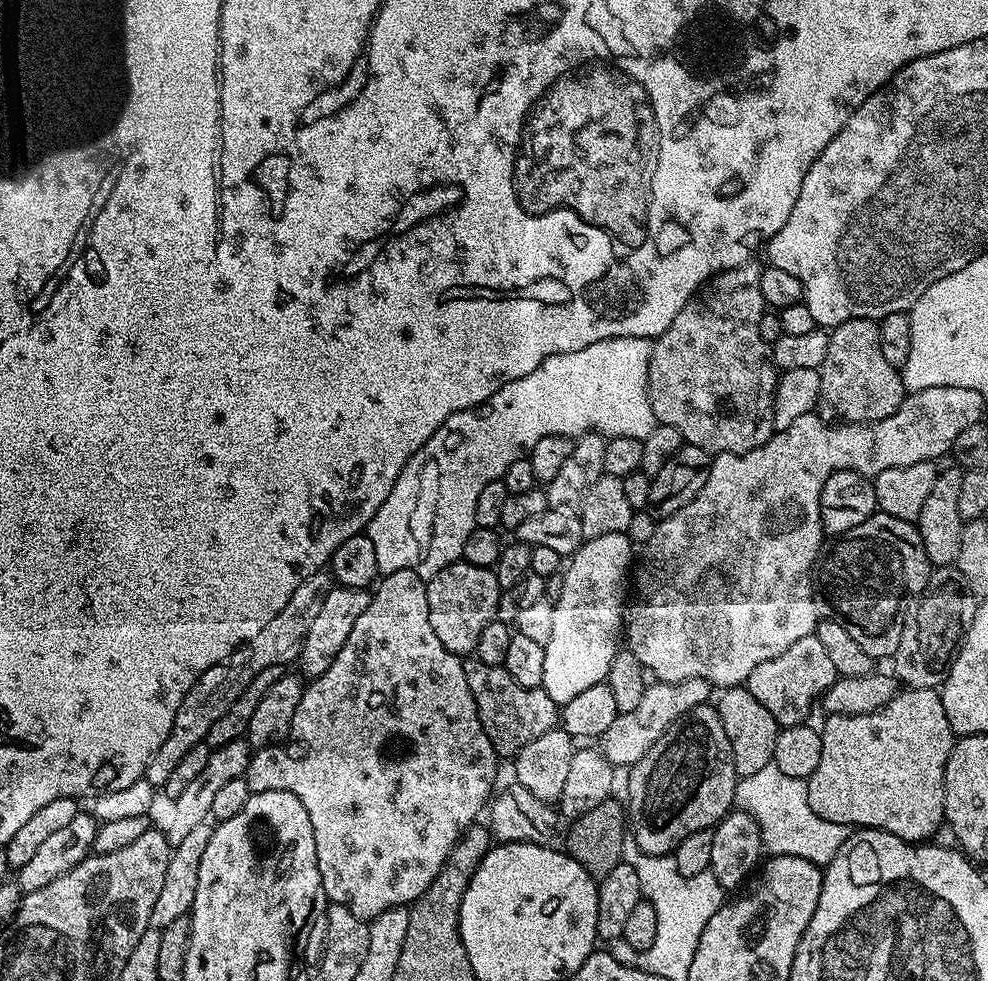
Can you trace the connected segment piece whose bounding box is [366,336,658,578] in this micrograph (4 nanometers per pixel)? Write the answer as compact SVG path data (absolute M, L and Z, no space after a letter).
M623 336L622 338L610 338L602 342L594 342L582 350L559 352L536 365L534 370L530 370L530 374L526 374L526 378L518 378L514 382L502 386L486 403L479 404L477 408L467 408L461 412L456 412L450 418L446 418L443 426L412 455L410 462L406 462L406 466L402 470L402 474L398 474L398 478L394 482L386 502L382 502L382 506L378 506L374 518L368 523L366 535L370 538L370 542L374 542L380 573L387 574L409 568L422 577L430 578L434 574L441 572L446 566L455 564L457 560L461 559L466 538L470 537L473 528L476 527L475 510L478 506L479 494L492 480L501 479L504 476L503 472L515 460L523 461L534 446L534 442L538 442L538 438L549 436L550 434L562 434L563 436L575 438L584 435L585 432L595 430L608 438L625 436L626 438L644 440L650 434L650 430L654 430L658 423L648 397L648 363L650 362L652 346L653 341L647 336Z

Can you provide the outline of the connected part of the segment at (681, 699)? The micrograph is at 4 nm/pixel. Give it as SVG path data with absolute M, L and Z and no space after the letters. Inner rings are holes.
M686 678L682 682L666 684L652 682L645 687L642 702L629 712L622 712L610 722L610 730L602 738L602 751L613 766L631 766L637 764L648 753L650 746L662 738L665 730L676 720L682 719L694 706L709 703L708 695L714 692L713 685L702 678Z

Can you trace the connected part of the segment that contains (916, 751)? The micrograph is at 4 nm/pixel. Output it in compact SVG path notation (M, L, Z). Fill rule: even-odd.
M908 688L897 691L895 698L882 710L871 712L870 714L858 714L857 716L833 716L827 717L824 728L820 732L822 738L822 759L818 762L818 767L814 769L814 774L809 776L806 783L808 785L808 801L810 810L818 814L826 822L834 822L851 826L853 829L880 828L884 832L894 834L898 838L909 842L928 842L933 839L932 835L939 830L940 824L945 823L944 818L944 771L946 762L950 758L950 750L954 743L954 733L950 722L946 718L946 710L942 706L942 698L939 691L934 688Z

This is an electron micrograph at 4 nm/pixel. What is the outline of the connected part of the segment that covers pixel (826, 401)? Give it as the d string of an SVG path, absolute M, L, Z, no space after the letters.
M854 318L838 325L828 332L828 345L826 346L826 358L820 363L820 404L828 407L833 412L833 417L850 424L872 424L875 420L890 418L894 410L904 401L906 389L903 375L886 362L882 354L882 342L880 341L880 326L875 319Z

